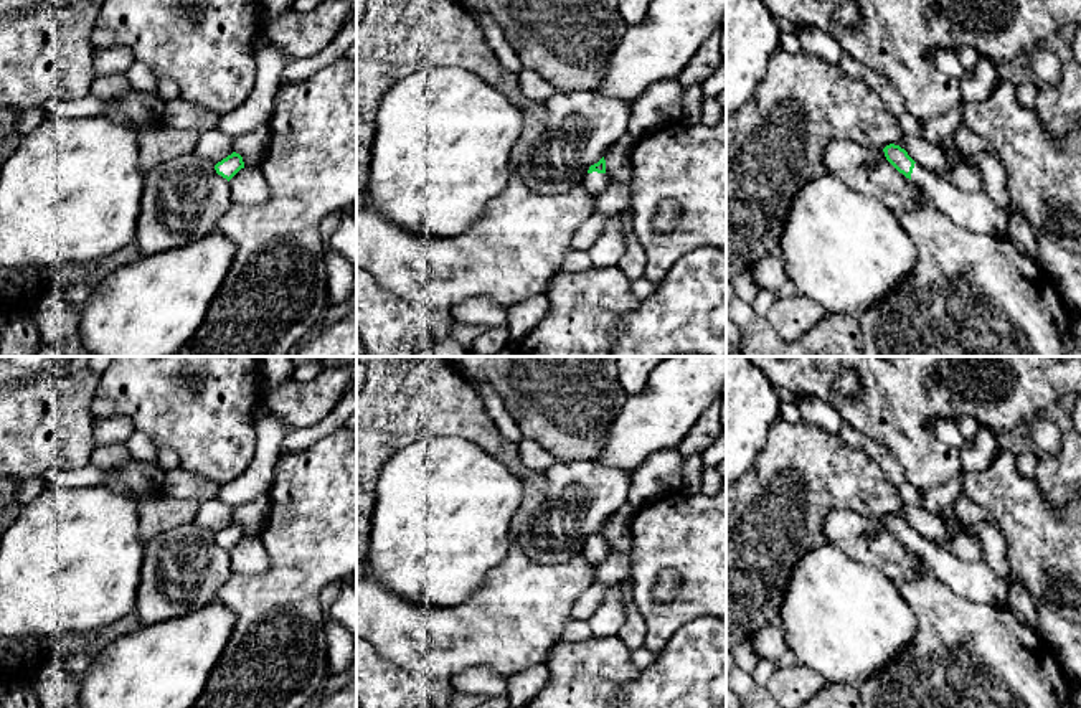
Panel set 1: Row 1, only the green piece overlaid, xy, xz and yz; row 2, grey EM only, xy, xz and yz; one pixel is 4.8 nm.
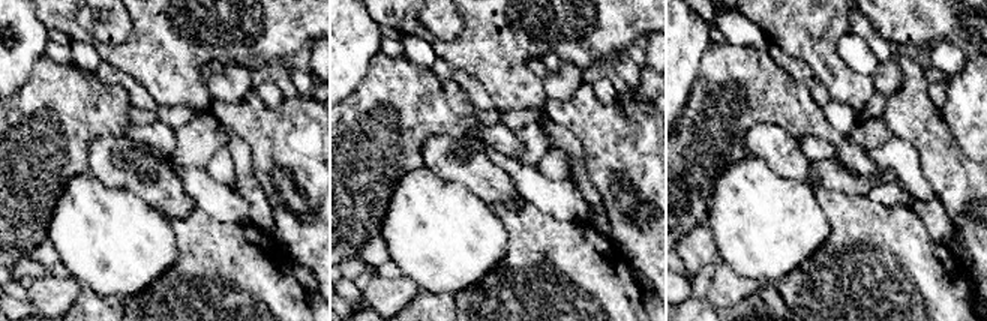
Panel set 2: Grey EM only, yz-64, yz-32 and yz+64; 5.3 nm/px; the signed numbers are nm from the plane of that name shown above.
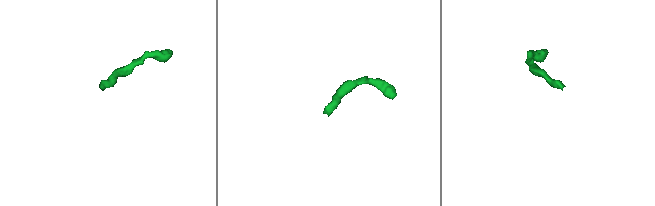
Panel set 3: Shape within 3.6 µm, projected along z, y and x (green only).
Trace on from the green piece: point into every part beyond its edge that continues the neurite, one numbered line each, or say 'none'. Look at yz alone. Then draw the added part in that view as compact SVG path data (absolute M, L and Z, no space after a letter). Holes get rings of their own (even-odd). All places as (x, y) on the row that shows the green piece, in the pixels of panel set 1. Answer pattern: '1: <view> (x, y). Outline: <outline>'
1: yz (976, 212). Outline: M914 163L911 182L952 223L980 234L1007 236L1008 215L982 191L962 191L937 172Z

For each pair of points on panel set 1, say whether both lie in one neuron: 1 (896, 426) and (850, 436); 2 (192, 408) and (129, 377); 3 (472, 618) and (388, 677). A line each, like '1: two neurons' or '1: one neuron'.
1: two neurons
2: one neuron
3: two neurons

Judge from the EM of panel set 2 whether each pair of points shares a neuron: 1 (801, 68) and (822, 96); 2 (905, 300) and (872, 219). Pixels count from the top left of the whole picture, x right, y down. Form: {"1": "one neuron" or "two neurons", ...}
{"1": "one neuron", "2": "one neuron"}

